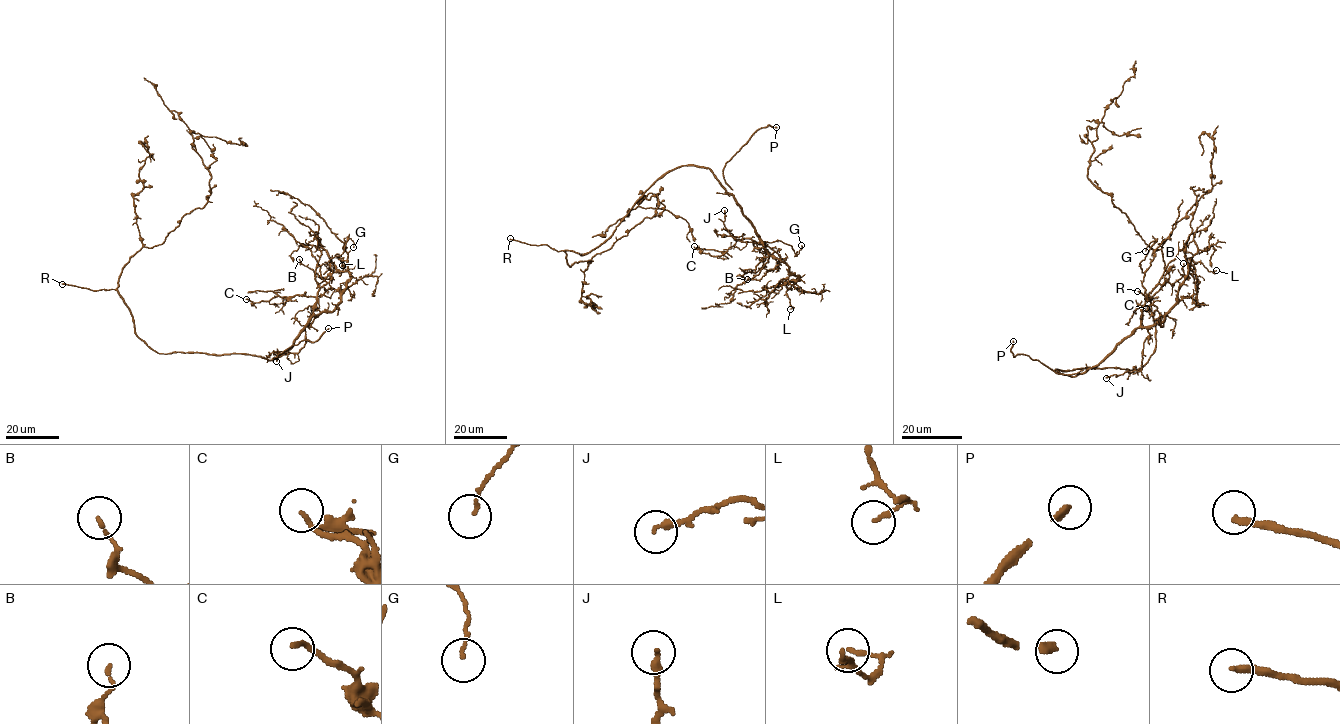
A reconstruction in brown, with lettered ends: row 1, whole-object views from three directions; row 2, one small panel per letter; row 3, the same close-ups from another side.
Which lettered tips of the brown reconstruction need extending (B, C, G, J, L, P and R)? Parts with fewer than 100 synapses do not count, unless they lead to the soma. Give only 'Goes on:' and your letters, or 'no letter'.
Goes on: R

